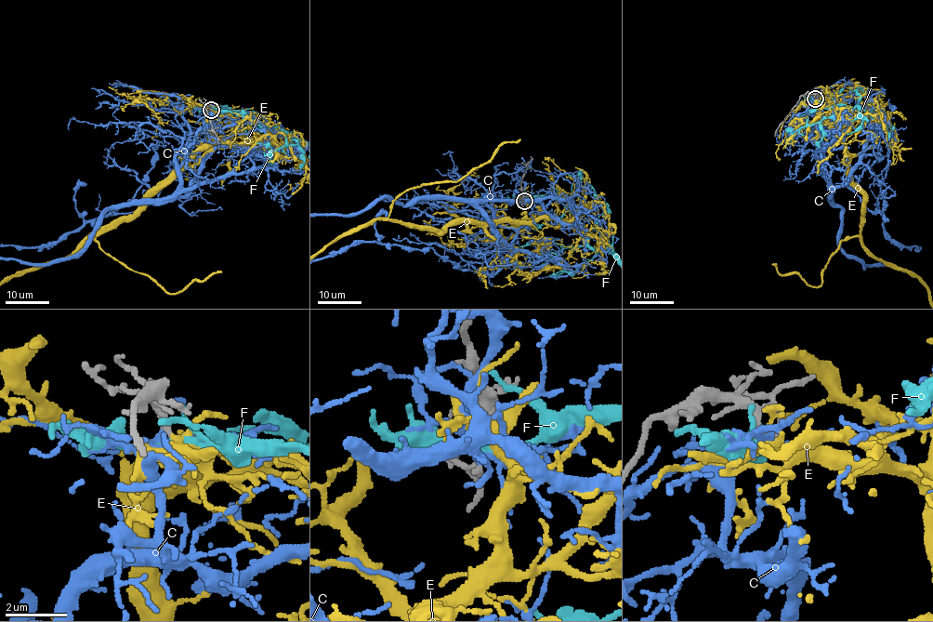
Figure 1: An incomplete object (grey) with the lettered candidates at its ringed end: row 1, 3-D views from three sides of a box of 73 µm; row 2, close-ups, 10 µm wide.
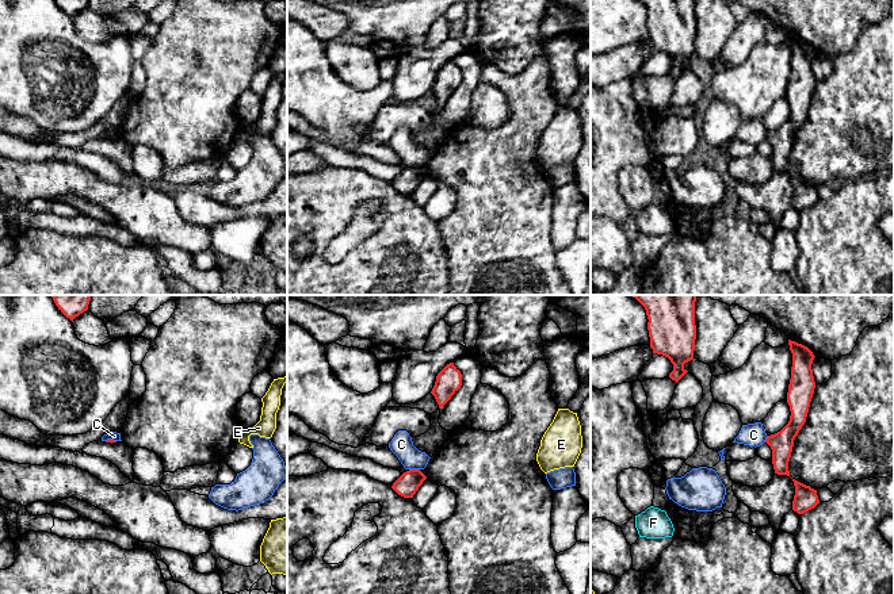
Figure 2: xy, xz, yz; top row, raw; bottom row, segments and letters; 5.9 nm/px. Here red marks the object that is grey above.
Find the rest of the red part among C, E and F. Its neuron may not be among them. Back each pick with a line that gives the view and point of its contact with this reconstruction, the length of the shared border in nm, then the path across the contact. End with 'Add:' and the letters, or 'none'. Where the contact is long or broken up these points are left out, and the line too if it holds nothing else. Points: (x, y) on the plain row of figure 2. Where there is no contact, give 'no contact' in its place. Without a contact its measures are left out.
E: no contact
Add: E

